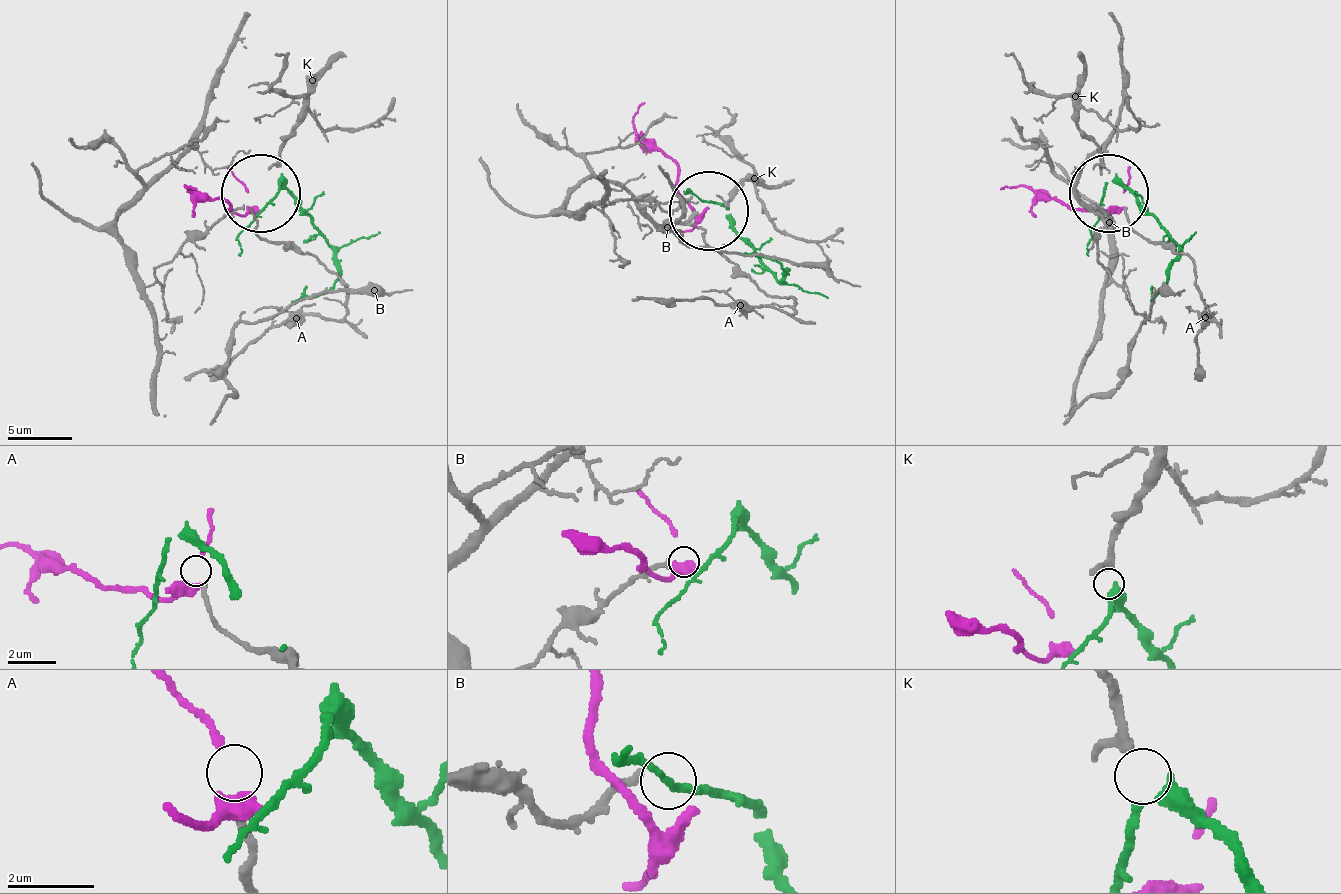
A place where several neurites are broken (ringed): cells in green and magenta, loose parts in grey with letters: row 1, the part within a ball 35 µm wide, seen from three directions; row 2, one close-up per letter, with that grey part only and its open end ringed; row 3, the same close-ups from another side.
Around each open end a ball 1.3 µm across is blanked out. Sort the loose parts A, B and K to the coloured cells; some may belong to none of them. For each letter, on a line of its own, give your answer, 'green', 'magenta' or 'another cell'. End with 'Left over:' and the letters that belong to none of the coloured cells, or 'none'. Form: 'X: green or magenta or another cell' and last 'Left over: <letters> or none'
A: magenta
B: another cell
K: green
Left over: B

